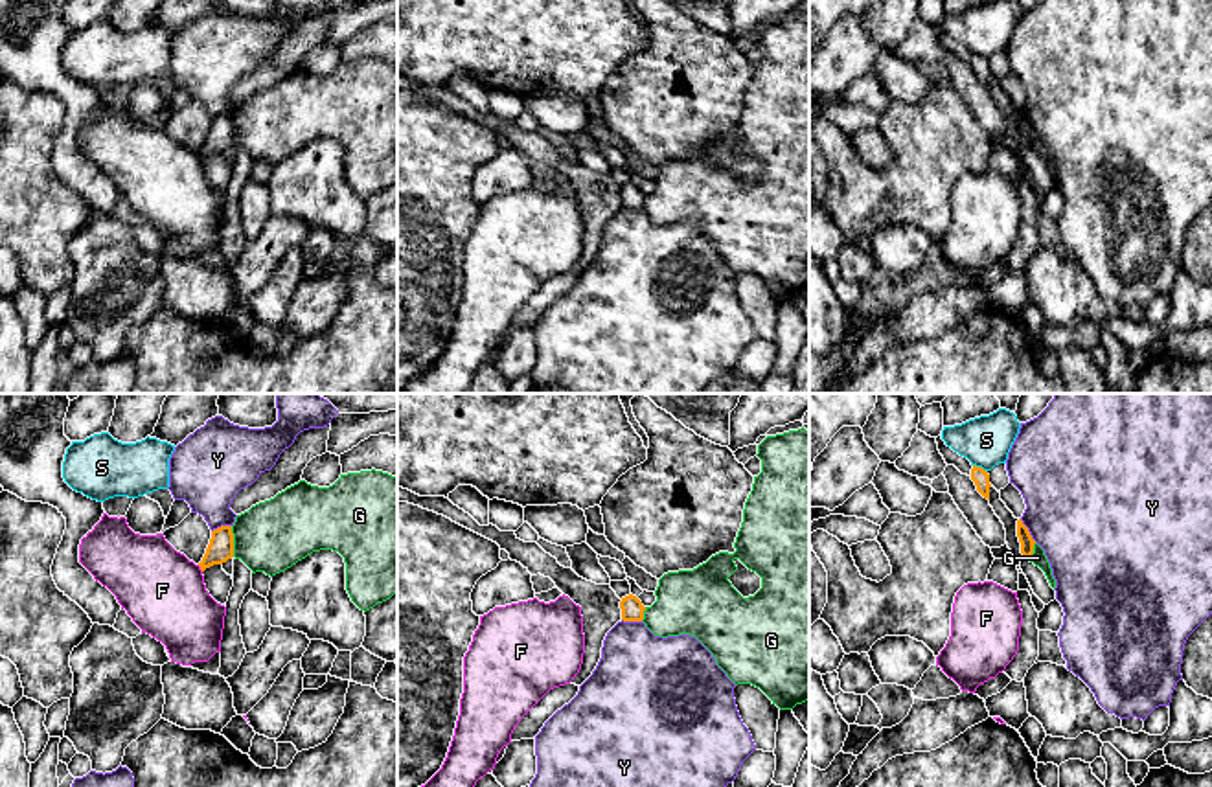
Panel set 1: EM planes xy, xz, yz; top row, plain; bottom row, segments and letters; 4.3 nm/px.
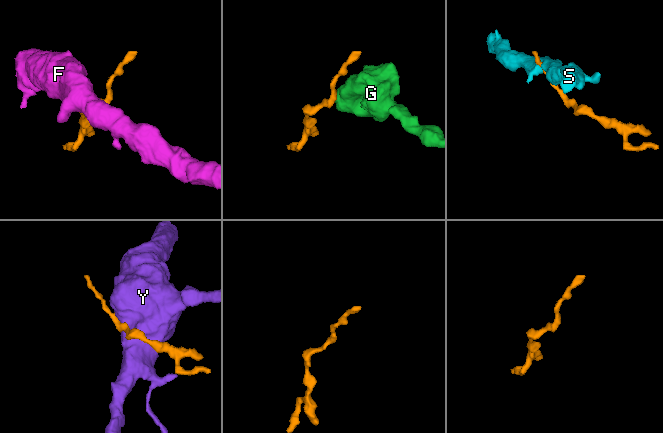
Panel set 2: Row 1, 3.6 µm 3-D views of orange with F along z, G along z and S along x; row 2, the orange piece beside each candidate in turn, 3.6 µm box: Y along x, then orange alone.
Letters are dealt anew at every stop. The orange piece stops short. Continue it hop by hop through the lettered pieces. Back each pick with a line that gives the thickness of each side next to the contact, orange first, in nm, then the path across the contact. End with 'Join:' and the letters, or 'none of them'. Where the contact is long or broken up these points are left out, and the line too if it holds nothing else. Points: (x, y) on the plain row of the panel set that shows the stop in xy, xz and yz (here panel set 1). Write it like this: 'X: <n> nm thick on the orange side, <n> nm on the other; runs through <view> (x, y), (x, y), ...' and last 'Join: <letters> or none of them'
Join: none of them

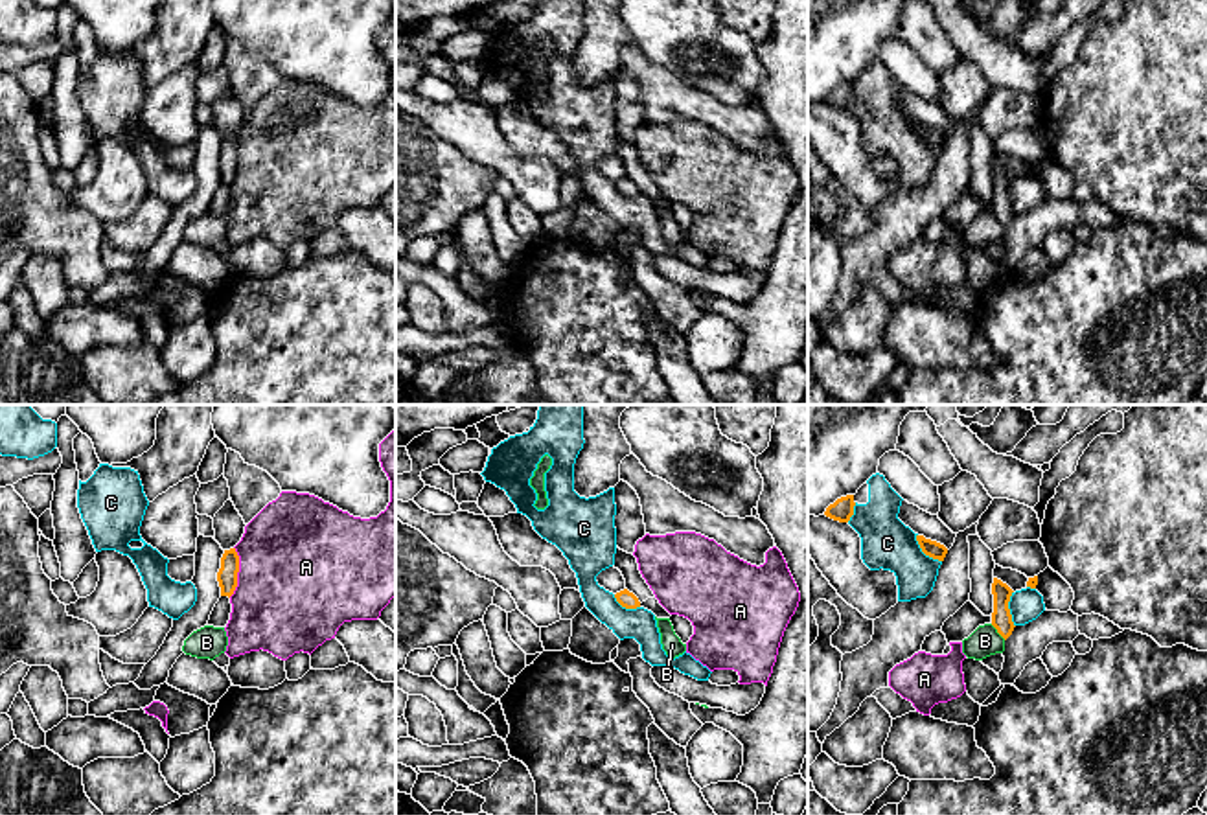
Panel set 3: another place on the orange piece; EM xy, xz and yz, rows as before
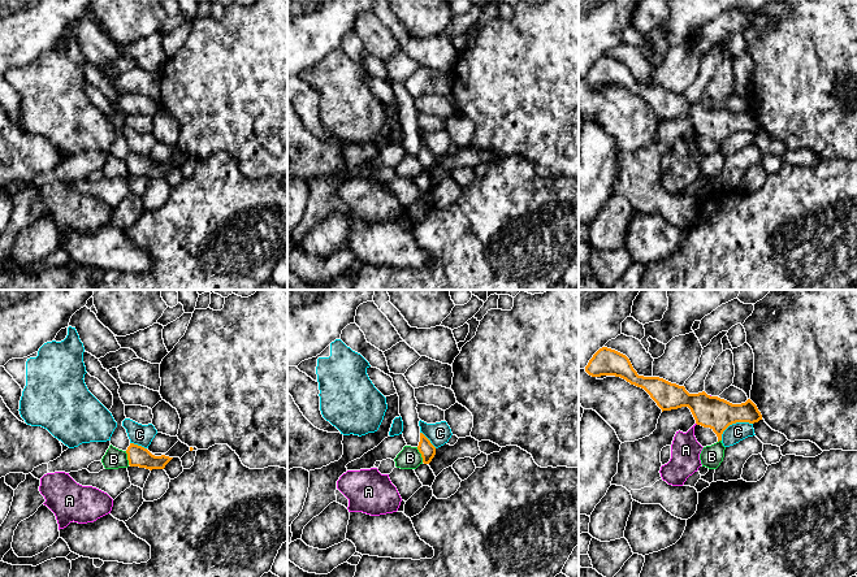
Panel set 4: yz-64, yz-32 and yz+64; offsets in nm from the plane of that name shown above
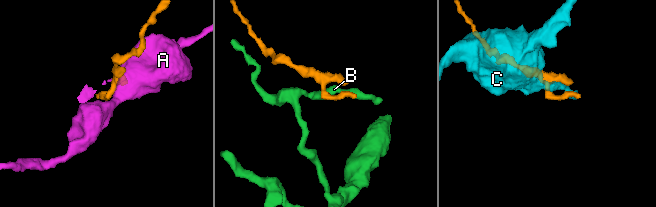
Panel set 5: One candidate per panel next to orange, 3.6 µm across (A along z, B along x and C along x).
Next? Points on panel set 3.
Join: none of them

